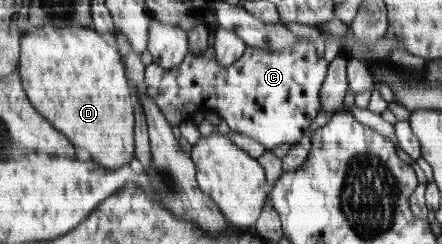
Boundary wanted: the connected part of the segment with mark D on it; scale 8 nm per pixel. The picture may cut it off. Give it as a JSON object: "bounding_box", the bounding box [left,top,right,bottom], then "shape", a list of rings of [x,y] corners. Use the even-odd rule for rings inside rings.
{"bounding_box":[18,25,135,170],"shape":[[[52,25],[37,26],[35,31],[24,33],[20,38],[20,56],[18,70],[22,86],[31,104],[41,115],[47,115],[63,135],[71,139],[73,146],[83,156],[108,170],[117,170],[135,158],[135,141],[133,141],[133,97],[125,77],[126,67],[121,63],[119,53],[105,43],[105,39],[93,27]]]}

